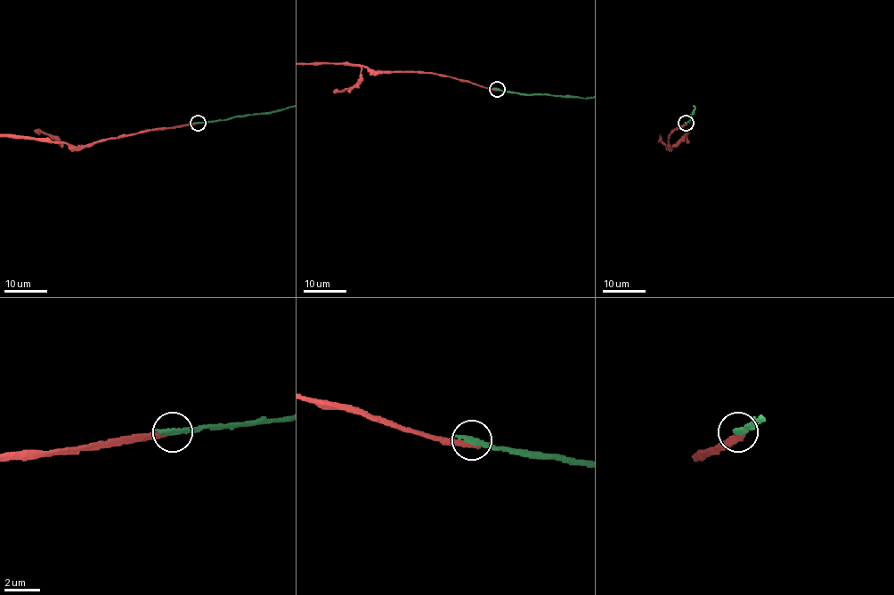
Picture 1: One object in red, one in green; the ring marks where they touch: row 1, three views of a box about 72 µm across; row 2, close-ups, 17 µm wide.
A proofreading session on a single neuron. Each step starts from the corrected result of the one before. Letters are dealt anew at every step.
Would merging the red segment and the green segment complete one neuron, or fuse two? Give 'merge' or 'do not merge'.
do not merge

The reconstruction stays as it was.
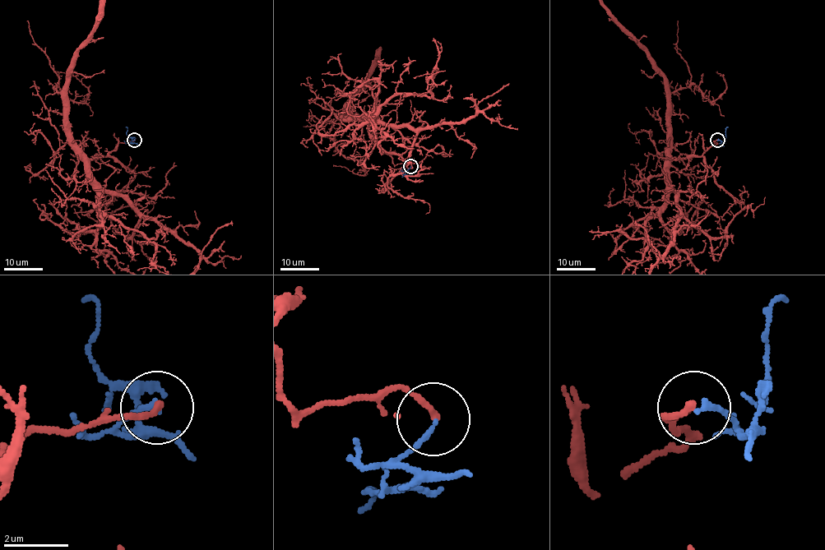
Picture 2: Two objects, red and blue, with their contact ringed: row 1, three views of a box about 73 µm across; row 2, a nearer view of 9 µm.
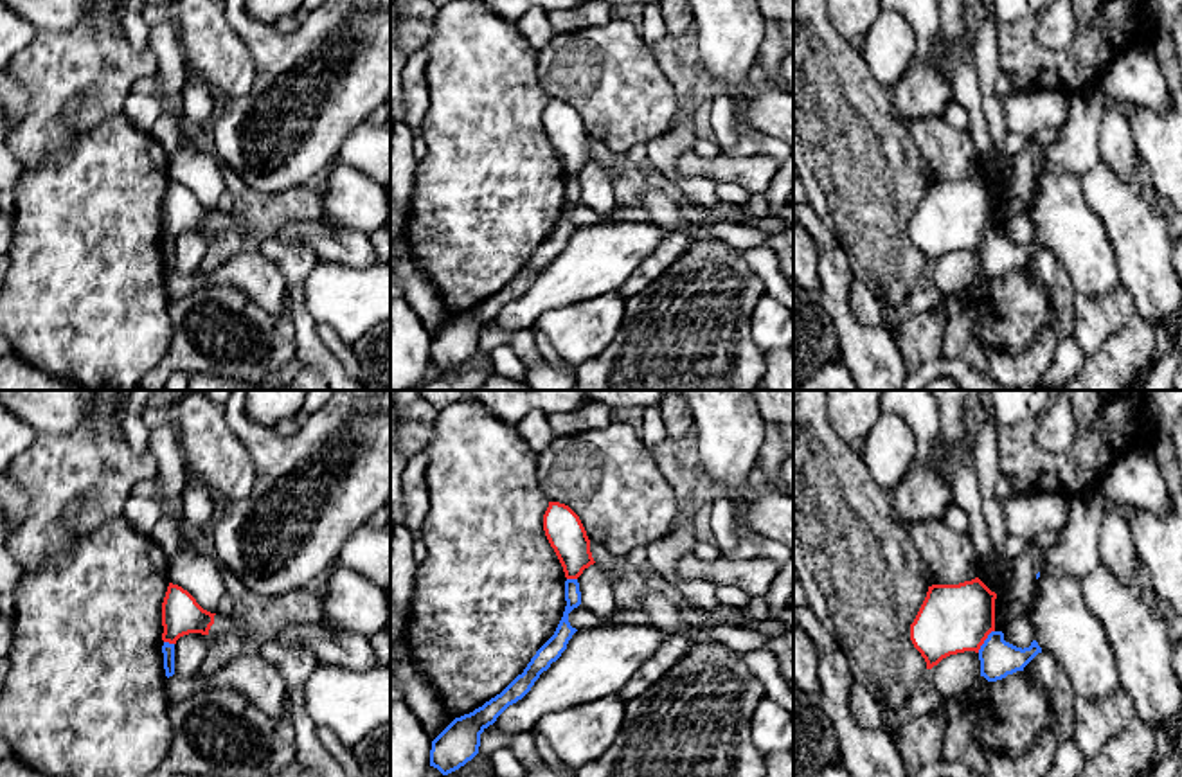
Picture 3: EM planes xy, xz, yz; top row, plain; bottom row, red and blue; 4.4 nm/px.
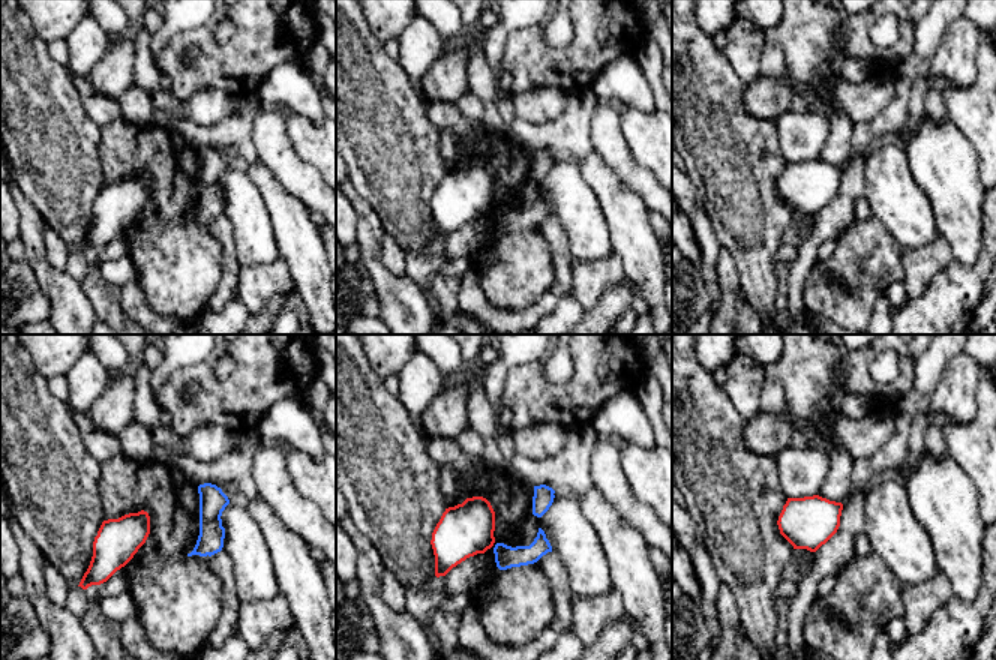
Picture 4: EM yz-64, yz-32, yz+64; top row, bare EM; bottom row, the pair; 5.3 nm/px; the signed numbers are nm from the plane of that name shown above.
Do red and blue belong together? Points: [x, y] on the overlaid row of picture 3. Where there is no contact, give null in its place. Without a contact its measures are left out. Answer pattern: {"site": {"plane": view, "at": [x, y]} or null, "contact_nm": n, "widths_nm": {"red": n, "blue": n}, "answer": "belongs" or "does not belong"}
{"site": {"plane": "yz", "at": [984, 639]}, "contact_nm": 130, "widths_nm": {"red": 300, "blue": 160}, "answer": "does not belong"}

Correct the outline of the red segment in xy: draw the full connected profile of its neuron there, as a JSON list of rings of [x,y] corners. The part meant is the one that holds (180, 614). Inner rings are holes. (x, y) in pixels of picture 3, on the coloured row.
[[[169,583],[162,603],[162,640],[176,644],[180,637],[189,633],[209,635],[214,615],[203,610],[187,590]]]

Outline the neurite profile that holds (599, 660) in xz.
[[[648,626],[578,630],[561,656],[540,674],[531,691],[509,705],[495,725],[515,736],[533,732],[547,714],[619,692],[660,648],[666,633]]]

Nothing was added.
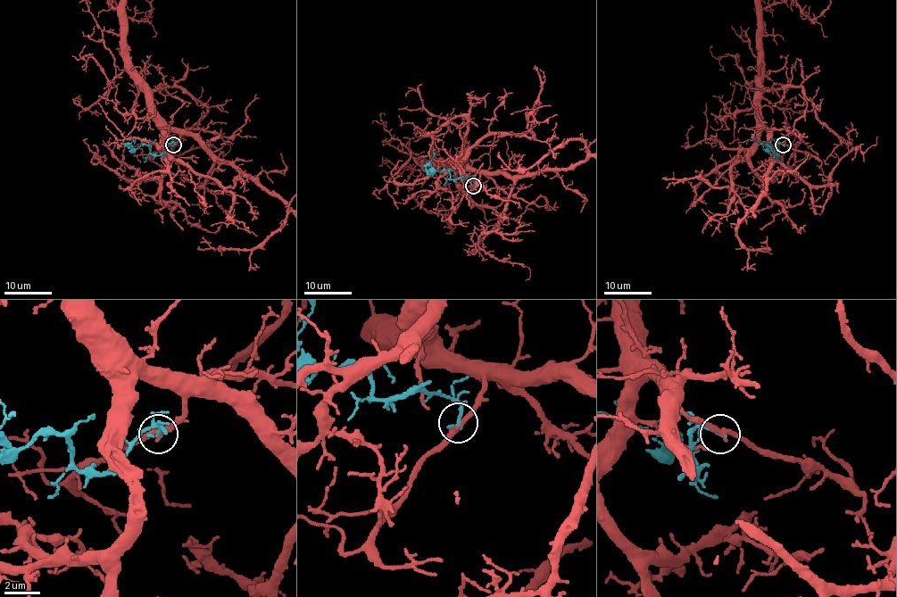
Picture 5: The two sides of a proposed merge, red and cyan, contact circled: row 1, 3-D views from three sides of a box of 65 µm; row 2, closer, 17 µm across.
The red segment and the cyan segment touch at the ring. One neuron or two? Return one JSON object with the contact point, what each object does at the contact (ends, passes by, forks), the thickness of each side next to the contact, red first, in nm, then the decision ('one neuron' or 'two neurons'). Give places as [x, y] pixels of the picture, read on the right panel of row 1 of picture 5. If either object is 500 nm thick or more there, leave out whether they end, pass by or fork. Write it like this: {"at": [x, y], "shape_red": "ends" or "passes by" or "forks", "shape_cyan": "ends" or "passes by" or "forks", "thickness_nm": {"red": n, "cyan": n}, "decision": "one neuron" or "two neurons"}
{"at": [783, 145], "shape_red": "passes by", "shape_cyan": "ends", "thickness_nm": {"red": 320, "cyan": 240}, "decision": "two neurons"}

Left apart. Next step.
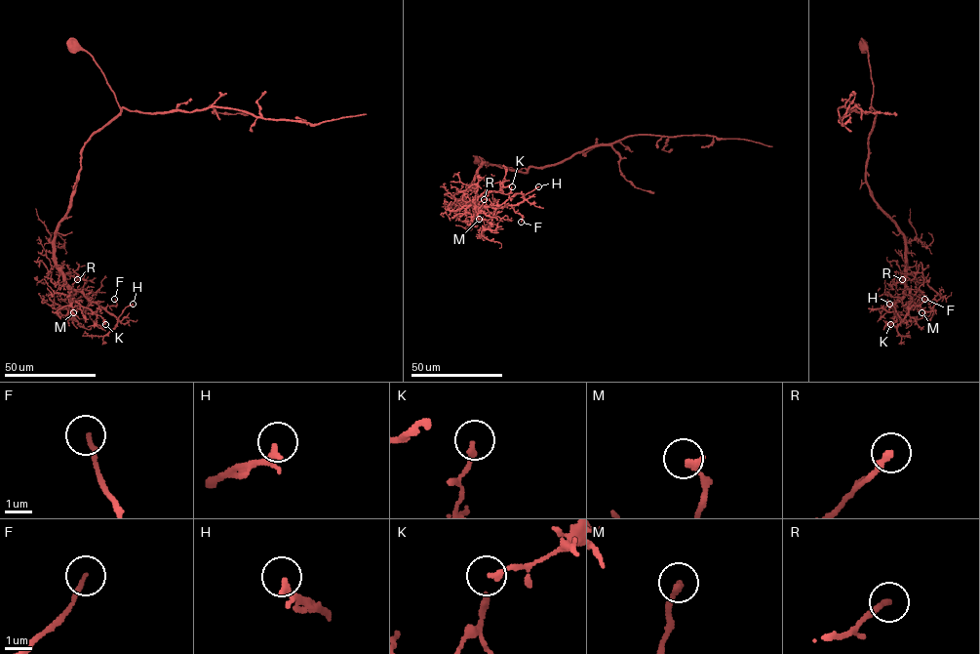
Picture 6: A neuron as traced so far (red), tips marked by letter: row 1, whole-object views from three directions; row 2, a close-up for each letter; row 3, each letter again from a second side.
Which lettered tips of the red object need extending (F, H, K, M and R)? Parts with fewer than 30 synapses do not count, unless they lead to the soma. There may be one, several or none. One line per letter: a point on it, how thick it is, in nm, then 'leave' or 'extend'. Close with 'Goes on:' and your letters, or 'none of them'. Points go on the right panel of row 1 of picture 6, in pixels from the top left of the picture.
F: (924, 299) | 150 nm | leave
H: (889, 304) | 170 nm | leave
K: (890, 324) | 200 nm | leave
M: (921, 312) | 240 nm | leave
R: (902, 279) | 240 nm | leave
Goes on: none of them

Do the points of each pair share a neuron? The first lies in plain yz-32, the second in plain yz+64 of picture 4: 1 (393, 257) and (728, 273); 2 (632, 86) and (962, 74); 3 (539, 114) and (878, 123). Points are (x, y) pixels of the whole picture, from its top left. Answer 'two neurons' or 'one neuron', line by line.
1: one neuron
2: one neuron
3: two neurons

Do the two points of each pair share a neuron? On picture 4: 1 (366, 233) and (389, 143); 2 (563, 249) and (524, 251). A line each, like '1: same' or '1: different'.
1: different
2: different

